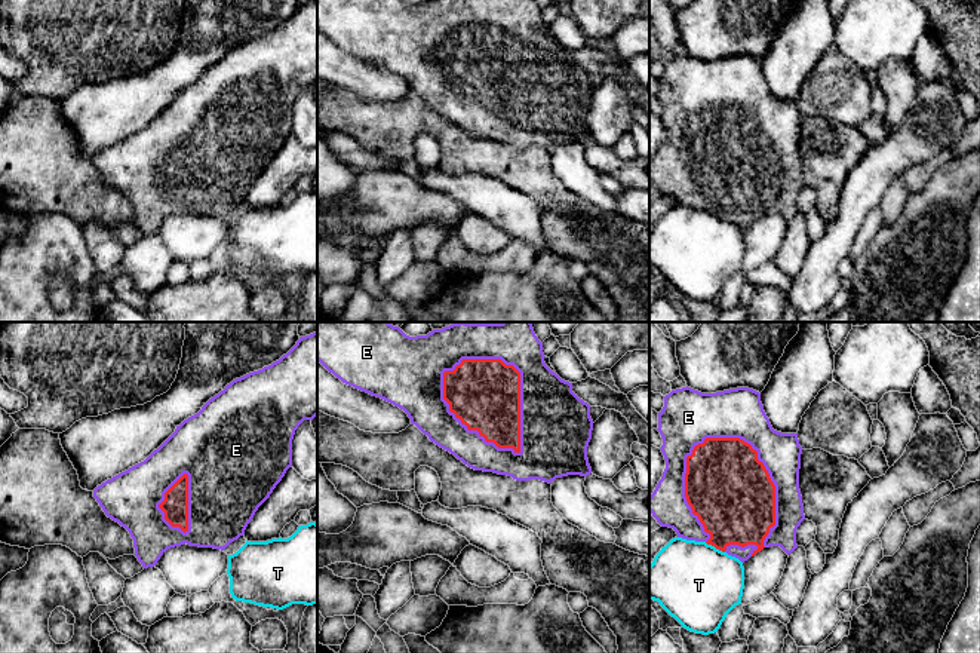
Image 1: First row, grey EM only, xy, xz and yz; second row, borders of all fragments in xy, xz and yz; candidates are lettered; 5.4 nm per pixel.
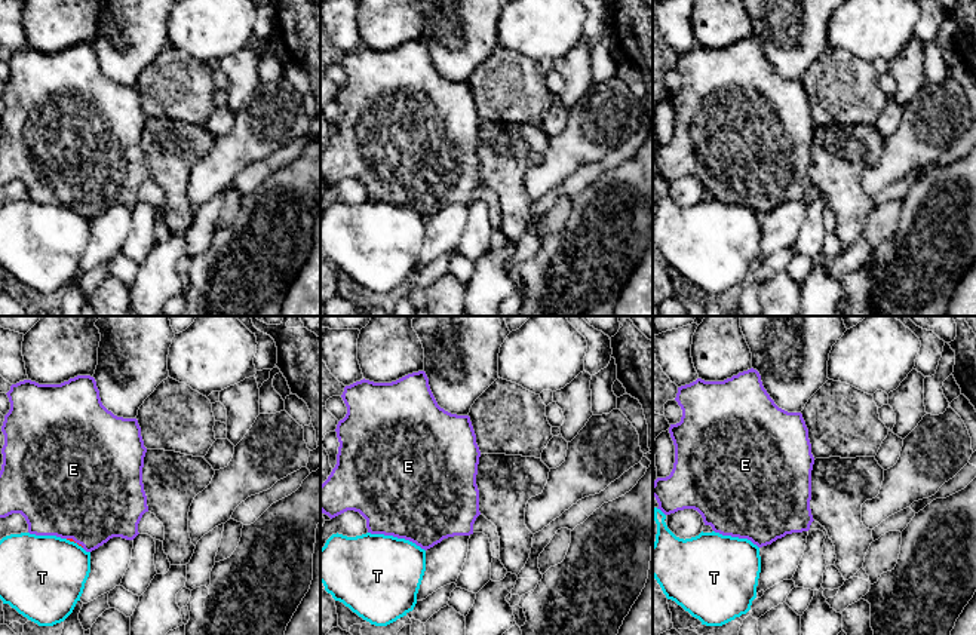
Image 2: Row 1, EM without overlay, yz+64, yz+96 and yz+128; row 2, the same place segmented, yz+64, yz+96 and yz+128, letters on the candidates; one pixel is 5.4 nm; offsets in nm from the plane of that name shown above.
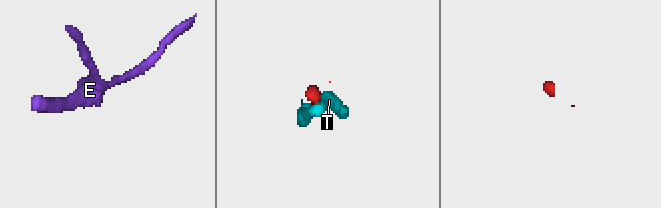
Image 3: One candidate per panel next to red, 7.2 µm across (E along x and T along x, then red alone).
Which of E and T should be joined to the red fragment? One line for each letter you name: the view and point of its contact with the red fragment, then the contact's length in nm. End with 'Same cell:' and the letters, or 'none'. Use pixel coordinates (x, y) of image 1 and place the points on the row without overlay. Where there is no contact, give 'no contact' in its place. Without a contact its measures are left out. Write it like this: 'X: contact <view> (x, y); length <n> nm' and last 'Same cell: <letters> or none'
E: contact xz (464, 91); length 600 nm
Same cell: E

